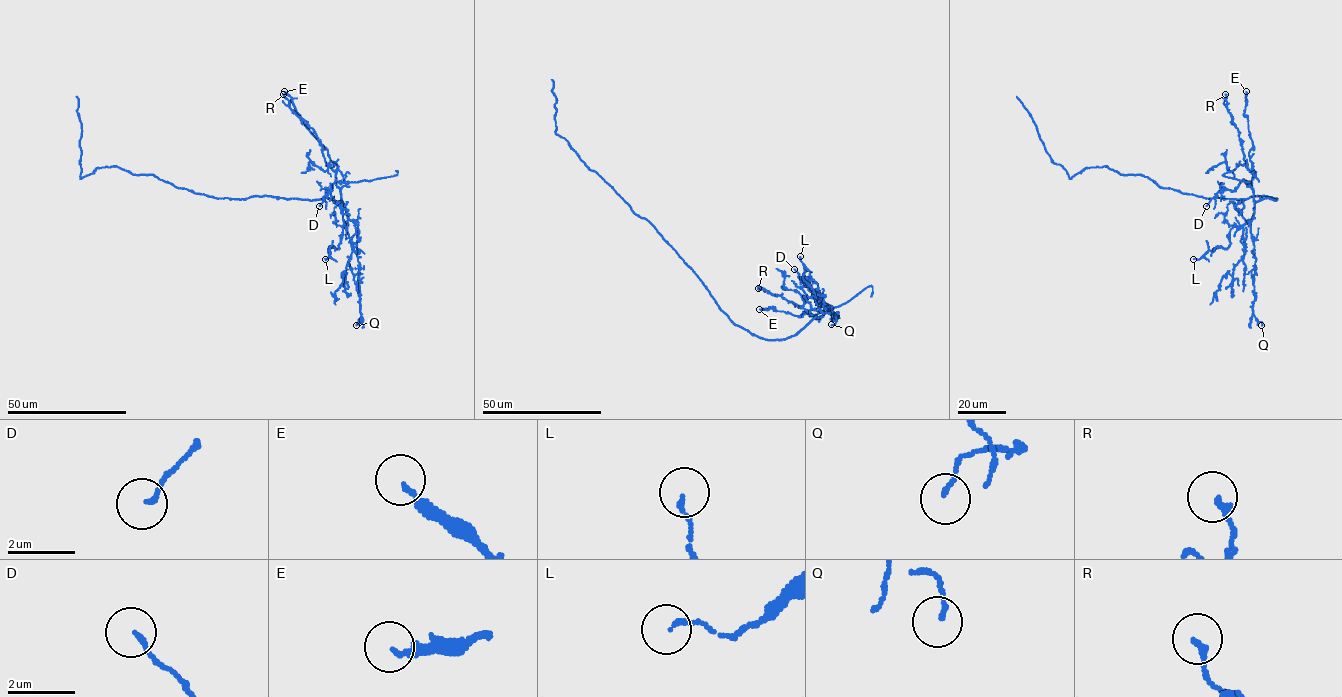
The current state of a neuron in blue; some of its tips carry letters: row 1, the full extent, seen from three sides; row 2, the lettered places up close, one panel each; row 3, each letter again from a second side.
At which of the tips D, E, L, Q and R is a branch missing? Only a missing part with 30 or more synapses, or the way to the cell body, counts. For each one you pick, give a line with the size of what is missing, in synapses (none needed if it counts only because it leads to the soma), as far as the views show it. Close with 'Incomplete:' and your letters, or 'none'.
Incomplete: none

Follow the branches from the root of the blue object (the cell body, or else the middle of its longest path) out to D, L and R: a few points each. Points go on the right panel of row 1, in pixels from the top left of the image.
D: (1206, 198), (1276, 198), (1256, 201), (1251, 182), (1242, 180), (1233, 191), (1219, 191), (1206, 206)
L: (1206, 198), (1266, 195), (1276, 199), (1254, 201), (1252, 218), (1230, 230), (1226, 249), (1215, 247), (1193, 259)
R: (1206, 198), (1266, 195), (1276, 199), (1254, 199), (1253, 173), (1245, 164), (1225, 94)

